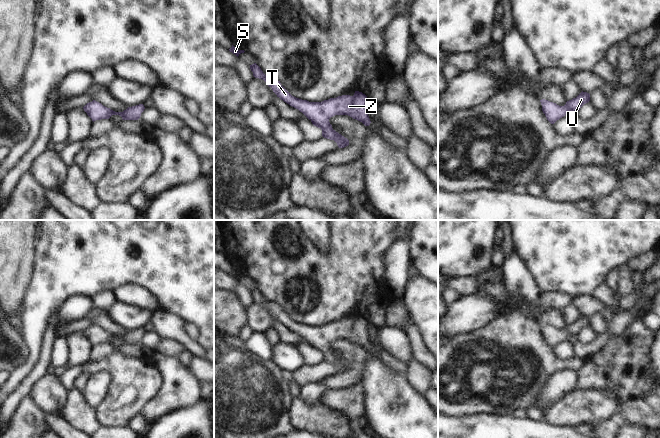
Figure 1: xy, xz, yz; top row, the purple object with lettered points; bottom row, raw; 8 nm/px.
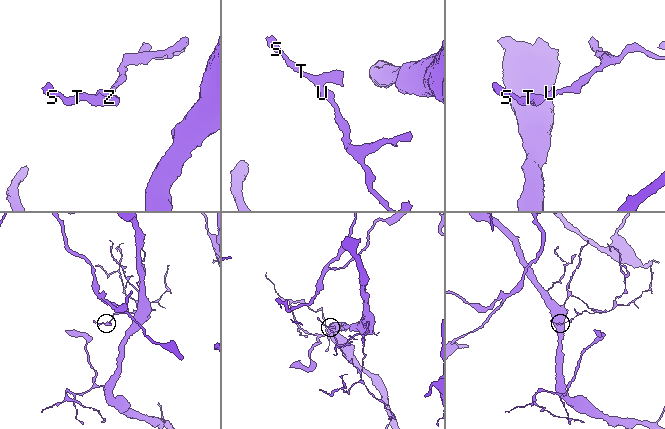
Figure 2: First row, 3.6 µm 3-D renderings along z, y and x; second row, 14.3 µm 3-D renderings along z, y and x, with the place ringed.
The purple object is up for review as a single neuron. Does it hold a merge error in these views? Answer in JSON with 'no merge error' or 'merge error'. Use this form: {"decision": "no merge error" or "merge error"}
{"decision": "no merge error"}

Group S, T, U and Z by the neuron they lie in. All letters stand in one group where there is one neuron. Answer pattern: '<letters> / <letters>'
S T U Z

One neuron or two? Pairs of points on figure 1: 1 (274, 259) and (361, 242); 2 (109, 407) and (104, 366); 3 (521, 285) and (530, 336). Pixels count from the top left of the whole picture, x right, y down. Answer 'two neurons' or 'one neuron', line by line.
1: one neuron
2: one neuron
3: two neurons

